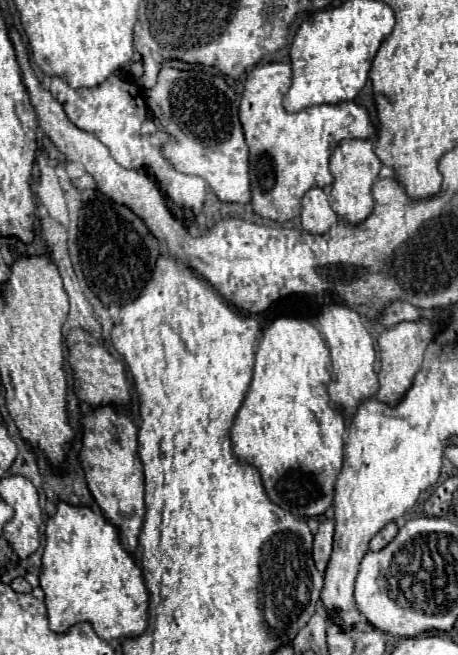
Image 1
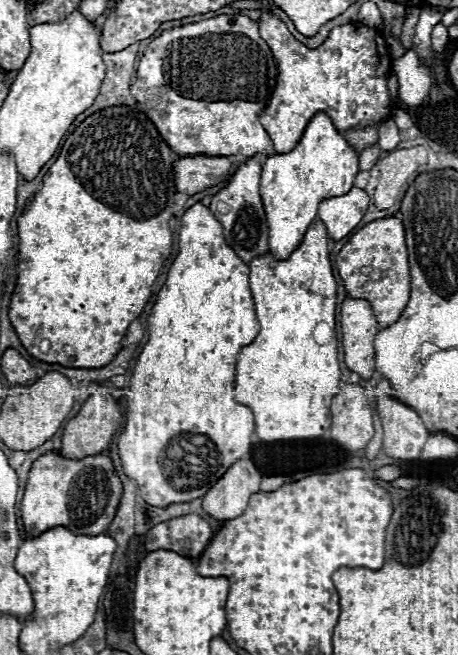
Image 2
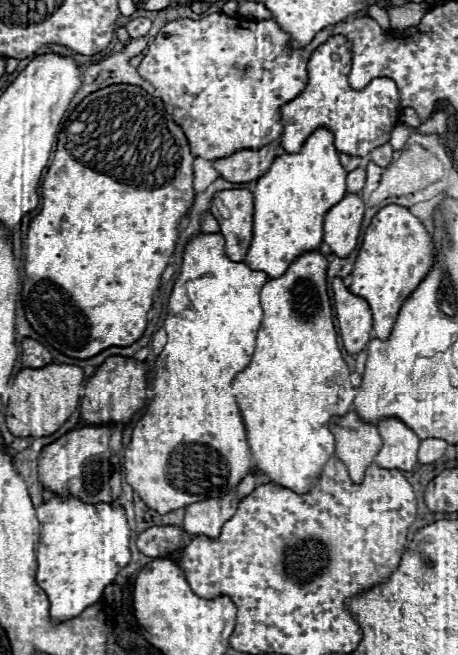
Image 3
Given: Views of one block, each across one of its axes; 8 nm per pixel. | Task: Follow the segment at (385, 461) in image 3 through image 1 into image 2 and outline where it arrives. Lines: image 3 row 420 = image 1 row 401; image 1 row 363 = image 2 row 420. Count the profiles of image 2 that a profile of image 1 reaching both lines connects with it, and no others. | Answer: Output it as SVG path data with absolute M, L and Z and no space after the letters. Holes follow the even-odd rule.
M380 380L376 388L376 404L384 426L384 452L398 460L416 460L430 436L420 416L410 406L394 400L386 380Z

